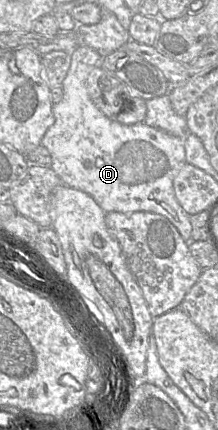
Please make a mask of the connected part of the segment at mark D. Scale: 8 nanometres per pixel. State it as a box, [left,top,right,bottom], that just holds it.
[41,45,192,243]

